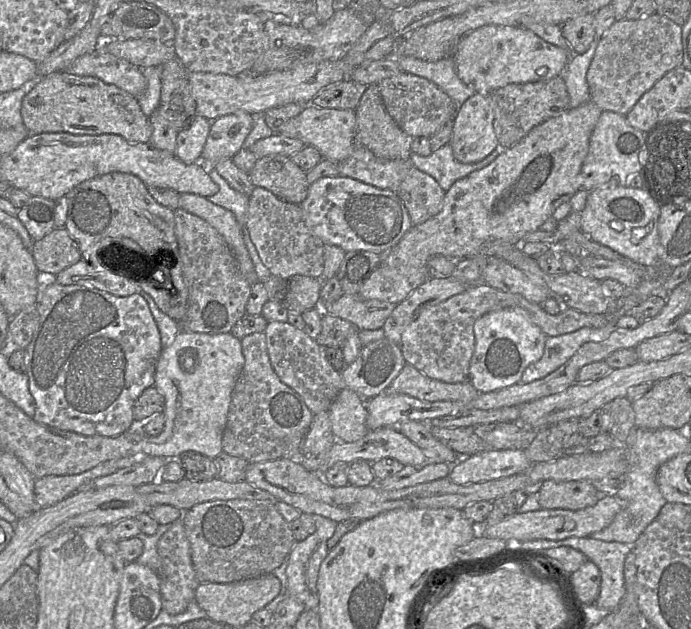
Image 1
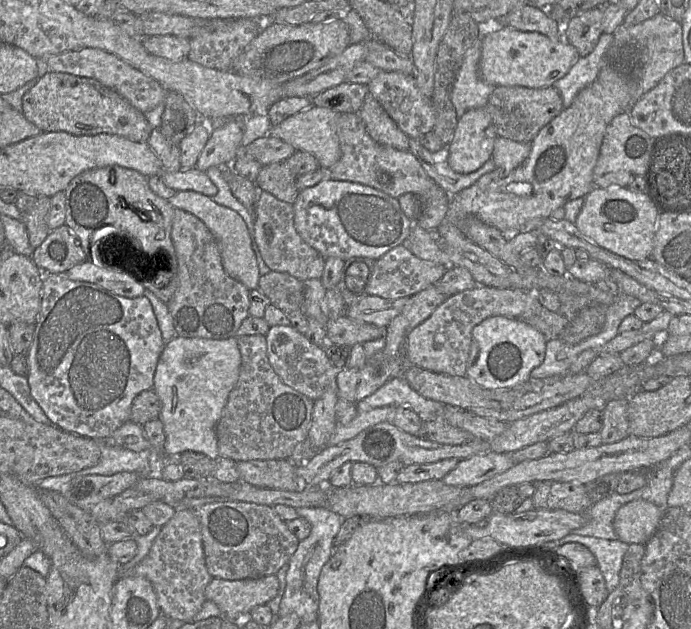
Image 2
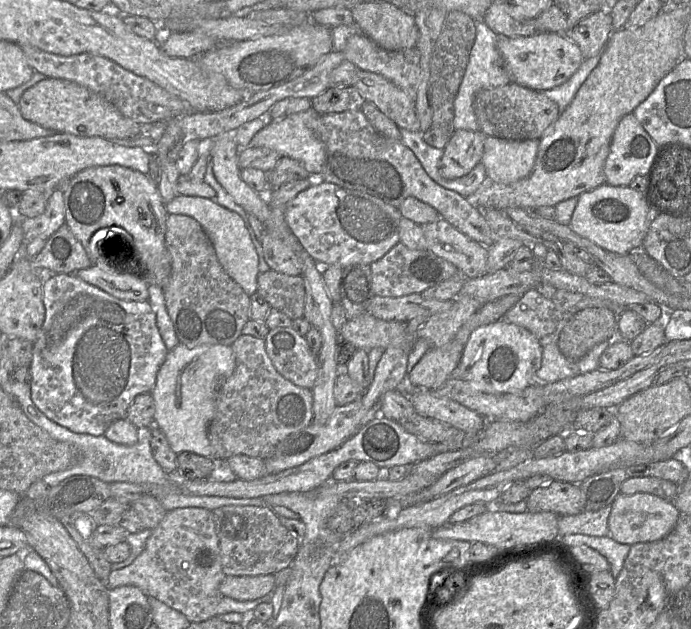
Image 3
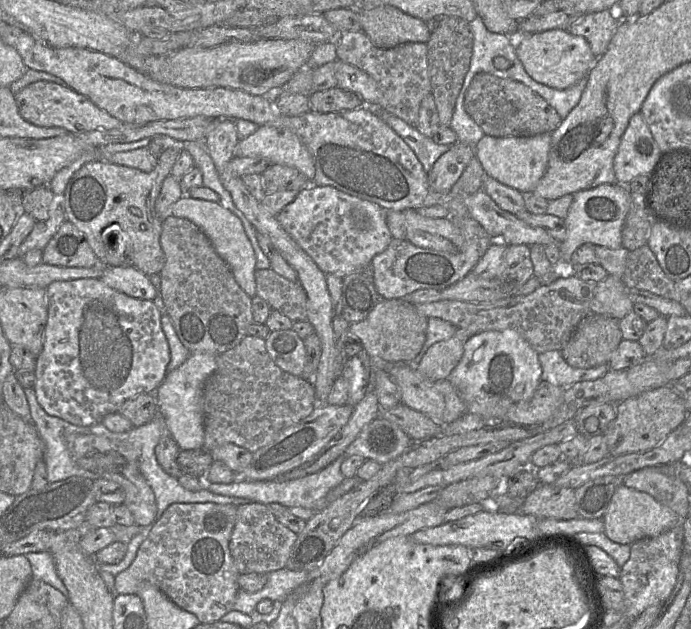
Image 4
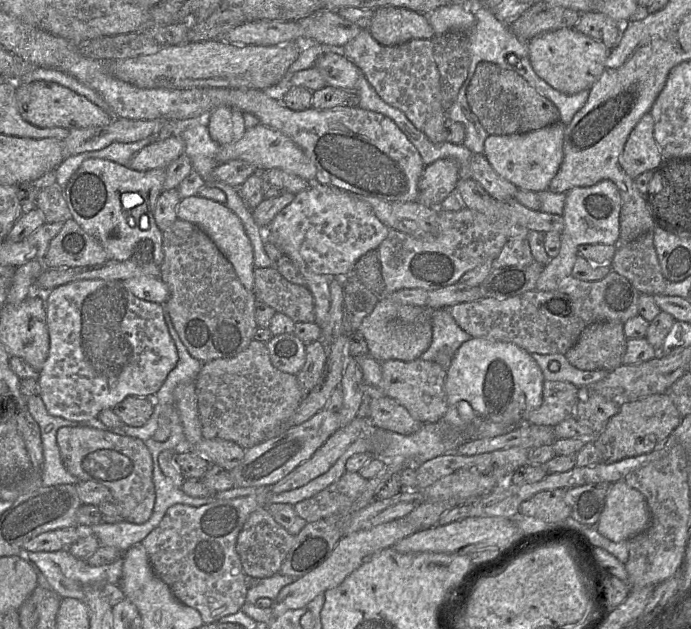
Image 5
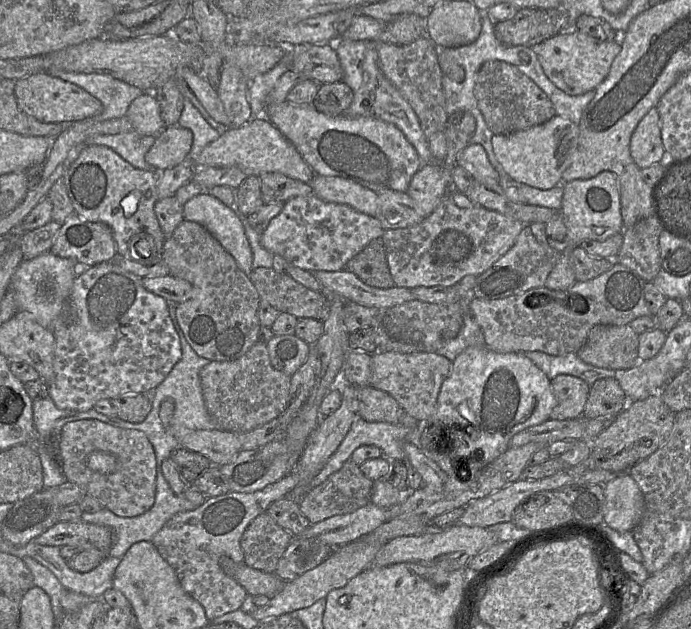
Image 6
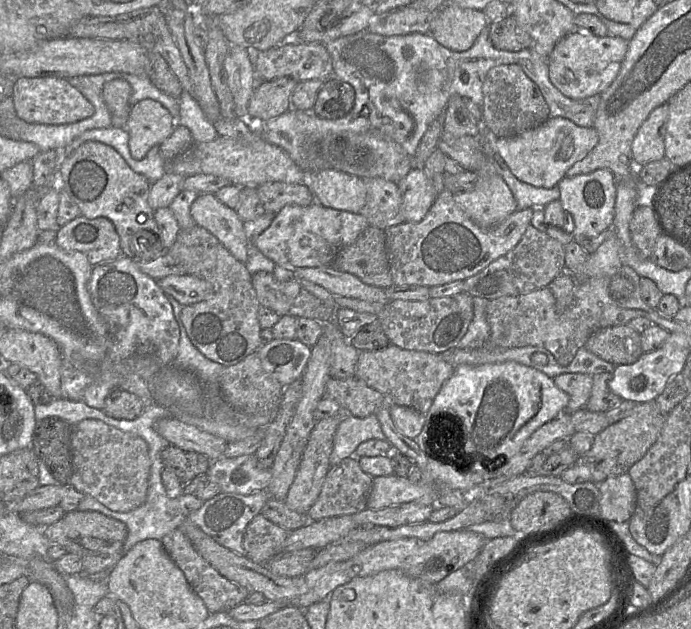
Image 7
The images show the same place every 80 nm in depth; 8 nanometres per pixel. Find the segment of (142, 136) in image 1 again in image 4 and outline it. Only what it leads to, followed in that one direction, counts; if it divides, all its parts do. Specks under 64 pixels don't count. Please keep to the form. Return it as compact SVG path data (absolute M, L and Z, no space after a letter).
M40 80L24 87L15 97L22 118L40 127L61 127L70 133L80 134L98 129L110 130L123 124L66 84Z

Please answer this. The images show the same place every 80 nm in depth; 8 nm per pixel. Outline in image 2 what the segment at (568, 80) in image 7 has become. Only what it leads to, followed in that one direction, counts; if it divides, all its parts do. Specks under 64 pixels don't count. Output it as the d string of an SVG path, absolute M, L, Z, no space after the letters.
M504 26L482 37L479 72L483 80L494 87L544 88L563 78L579 58L577 50L563 38L552 40L538 32L523 32Z

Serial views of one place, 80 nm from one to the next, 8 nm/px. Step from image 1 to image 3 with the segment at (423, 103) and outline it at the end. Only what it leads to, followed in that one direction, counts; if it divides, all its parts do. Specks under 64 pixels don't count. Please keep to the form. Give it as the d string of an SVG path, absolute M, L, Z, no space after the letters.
M357 69L354 84L366 102L373 103L400 129L420 132L416 100L380 74Z

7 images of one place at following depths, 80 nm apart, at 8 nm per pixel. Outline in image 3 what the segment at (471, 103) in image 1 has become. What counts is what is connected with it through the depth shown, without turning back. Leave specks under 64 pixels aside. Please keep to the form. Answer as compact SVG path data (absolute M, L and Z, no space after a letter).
M455 130L440 161L441 176L450 180L467 175L482 161L486 137L481 130Z

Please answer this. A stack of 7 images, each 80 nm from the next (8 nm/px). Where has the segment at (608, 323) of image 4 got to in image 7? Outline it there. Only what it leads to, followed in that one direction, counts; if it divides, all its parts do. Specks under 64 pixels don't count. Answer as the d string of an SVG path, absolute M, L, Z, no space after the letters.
M619 325L594 332L584 347L613 365L636 362L643 354L640 334L629 325Z

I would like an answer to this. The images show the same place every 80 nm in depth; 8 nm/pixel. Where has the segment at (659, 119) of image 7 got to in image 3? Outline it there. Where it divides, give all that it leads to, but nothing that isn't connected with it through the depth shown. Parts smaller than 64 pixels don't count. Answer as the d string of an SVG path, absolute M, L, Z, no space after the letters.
M632 113L624 116L613 133L604 164L605 184L629 186L636 176L650 170L659 150Z

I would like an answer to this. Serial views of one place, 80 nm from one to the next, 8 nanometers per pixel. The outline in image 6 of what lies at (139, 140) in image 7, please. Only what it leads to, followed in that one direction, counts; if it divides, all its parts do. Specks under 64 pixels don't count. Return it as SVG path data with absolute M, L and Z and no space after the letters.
M143 94L136 98L126 113L132 128L140 135L156 137L165 128L161 108L155 97Z

